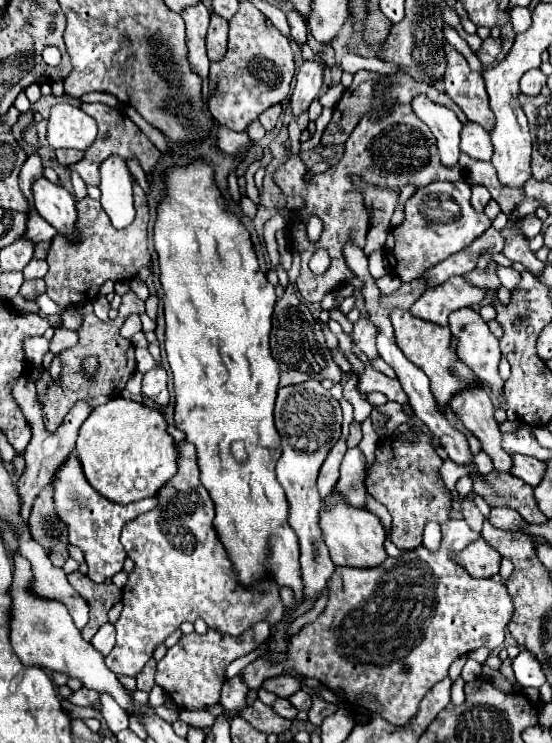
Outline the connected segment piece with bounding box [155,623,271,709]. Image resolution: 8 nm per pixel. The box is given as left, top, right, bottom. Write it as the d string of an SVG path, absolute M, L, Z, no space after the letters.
M257 623L253 629L247 629L245 633L237 637L227 637L221 631L207 629L207 633L189 633L183 635L177 645L173 645L167 655L157 663L157 675L155 683L167 693L167 695L179 695L179 705L185 709L201 709L205 705L219 703L219 693L223 685L225 669L231 661L237 657L249 655L255 651L261 641L269 637L269 623Z

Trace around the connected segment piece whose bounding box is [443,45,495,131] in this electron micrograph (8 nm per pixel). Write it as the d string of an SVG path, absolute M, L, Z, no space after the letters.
M445 45L445 91L463 109L469 121L479 123L487 131L495 125L495 115L489 109L489 97L485 93L485 83L481 71L473 71L467 59L451 45Z

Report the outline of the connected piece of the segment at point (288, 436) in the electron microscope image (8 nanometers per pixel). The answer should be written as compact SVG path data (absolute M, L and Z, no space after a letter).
M305 381L301 385L279 389L275 405L275 427L281 437L283 453L277 461L277 479L283 485L289 501L289 525L299 537L303 599L317 599L317 595L327 587L329 577L335 573L335 565L319 529L319 513L323 509L323 501L319 499L315 481L329 449L337 443L337 437L341 437L341 421L343 415L339 401L333 399L333 395L323 389L319 381Z

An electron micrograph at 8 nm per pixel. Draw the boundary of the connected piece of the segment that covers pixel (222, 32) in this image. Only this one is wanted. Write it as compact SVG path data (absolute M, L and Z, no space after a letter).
M213 13L207 31L207 55L211 61L219 61L227 53L227 31L229 31L229 21Z

